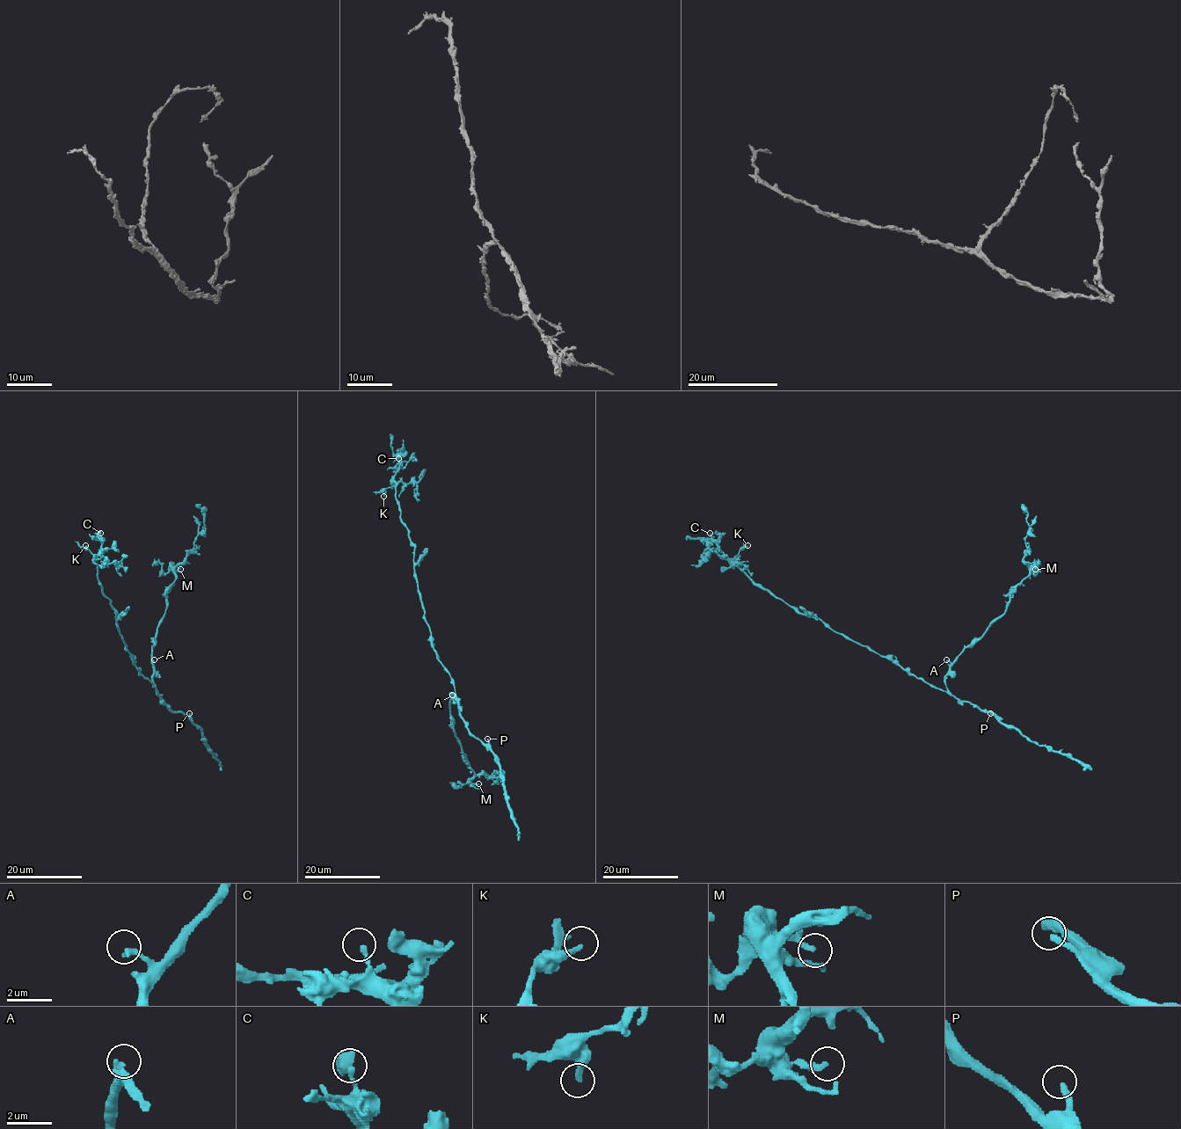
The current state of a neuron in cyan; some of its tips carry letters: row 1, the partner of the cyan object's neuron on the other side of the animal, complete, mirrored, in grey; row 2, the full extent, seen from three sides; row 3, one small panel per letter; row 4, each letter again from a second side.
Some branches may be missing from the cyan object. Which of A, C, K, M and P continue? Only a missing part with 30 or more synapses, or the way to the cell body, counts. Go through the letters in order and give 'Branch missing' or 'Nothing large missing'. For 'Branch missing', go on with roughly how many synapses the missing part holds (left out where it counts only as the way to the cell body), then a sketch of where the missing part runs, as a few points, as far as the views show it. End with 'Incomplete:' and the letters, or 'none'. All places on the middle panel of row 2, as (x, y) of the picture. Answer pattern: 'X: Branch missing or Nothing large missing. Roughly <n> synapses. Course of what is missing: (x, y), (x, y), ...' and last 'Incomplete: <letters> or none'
A: Nothing large missing
C: Nothing large missing
K: Nothing large missing
M: Nothing large missing
P: Branch missing. Roughly 90 synapses. Course of what is missing: (487, 739), (487, 723), (478, 715), (485, 709), (492, 714)
Incomplete: P

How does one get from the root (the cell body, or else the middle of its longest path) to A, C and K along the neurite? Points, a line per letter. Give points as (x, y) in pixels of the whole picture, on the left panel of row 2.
A: (142, 673), (156, 691), (153, 681), (154, 659)
C: (142, 673), (127, 651), (119, 631), (116, 611), (104, 594), (98, 579), (95, 560), (101, 557), (100, 533)
K: (142, 673), (134, 666), (134, 659), (122, 641), (116, 611), (104, 594), (98, 579), (95, 557), (85, 545)

